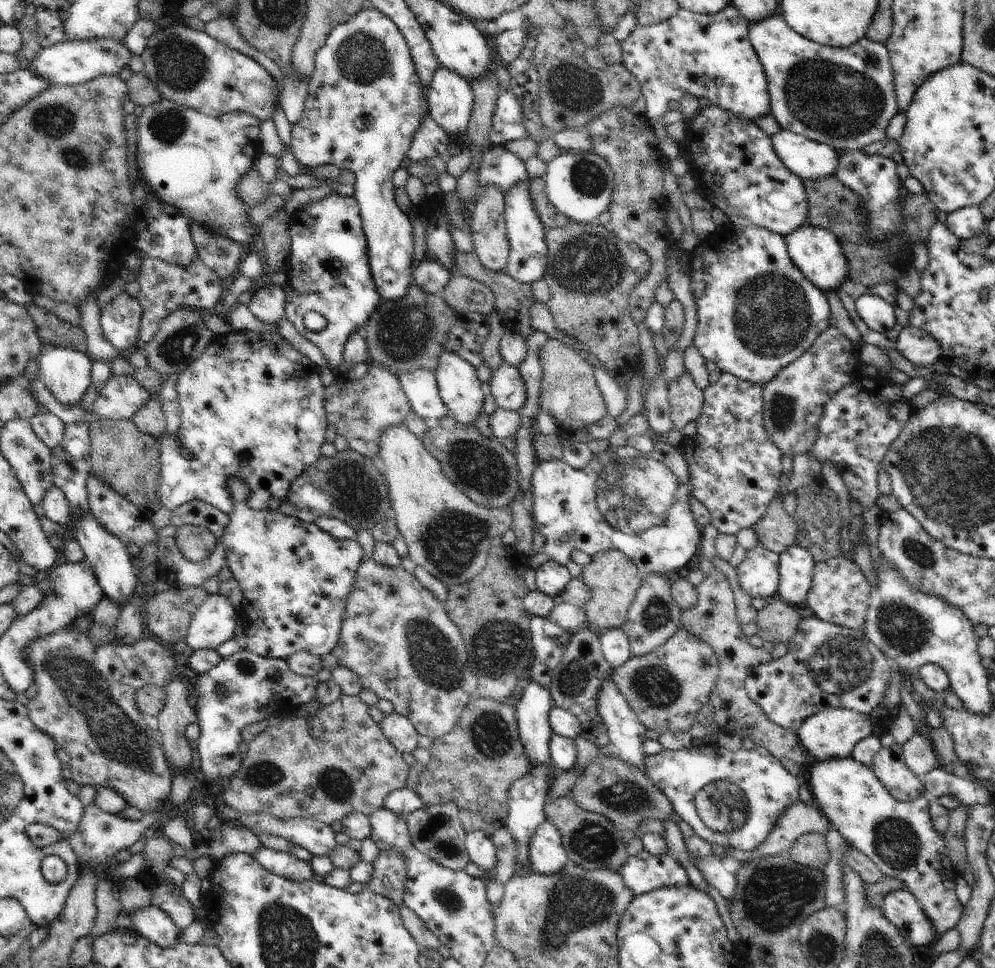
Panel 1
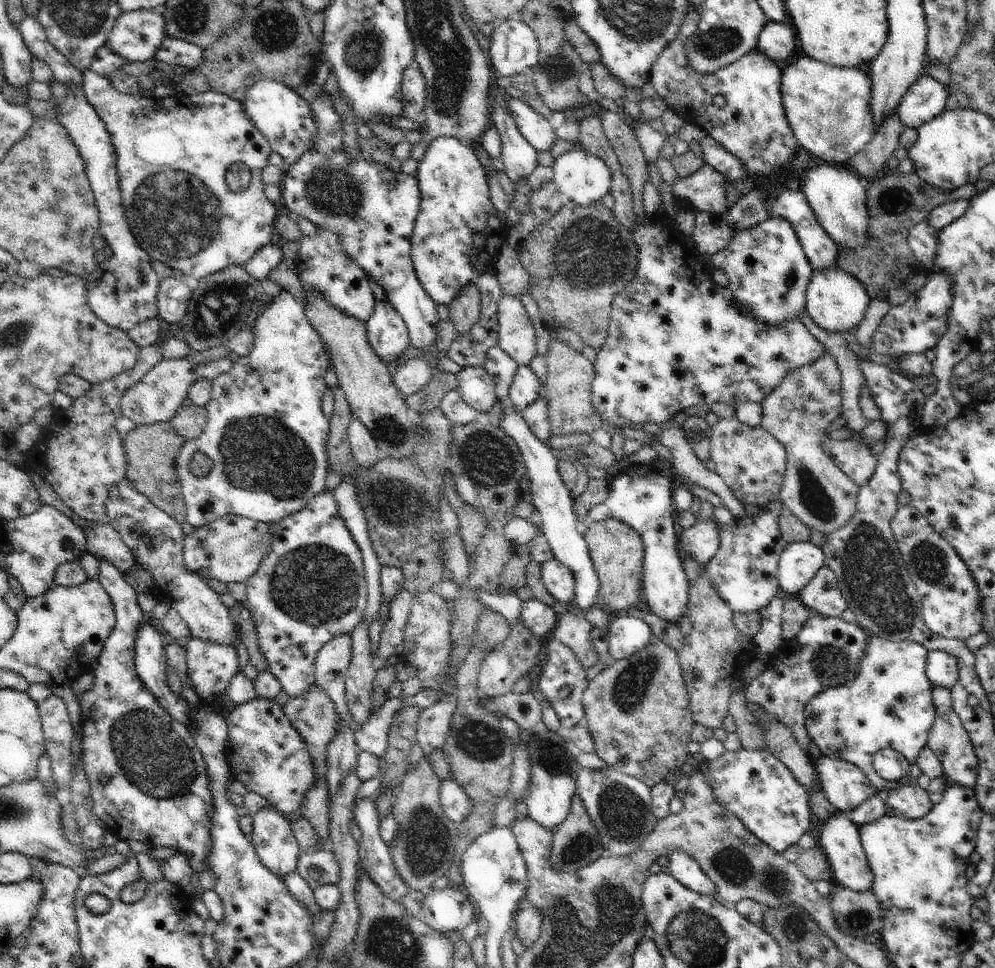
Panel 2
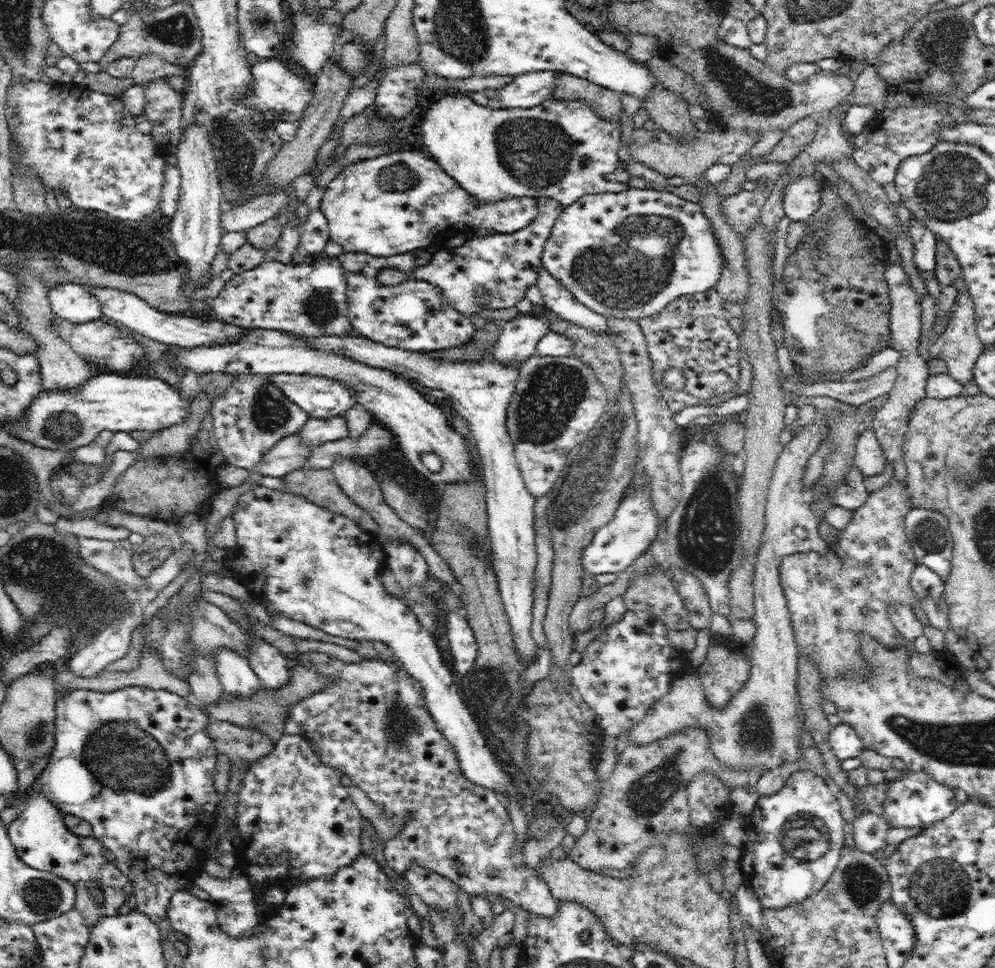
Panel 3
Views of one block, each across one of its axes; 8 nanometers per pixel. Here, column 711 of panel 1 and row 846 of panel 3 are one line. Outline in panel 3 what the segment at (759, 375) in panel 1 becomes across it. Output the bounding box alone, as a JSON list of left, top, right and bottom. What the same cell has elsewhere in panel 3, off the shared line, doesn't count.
[230,734,362,909]

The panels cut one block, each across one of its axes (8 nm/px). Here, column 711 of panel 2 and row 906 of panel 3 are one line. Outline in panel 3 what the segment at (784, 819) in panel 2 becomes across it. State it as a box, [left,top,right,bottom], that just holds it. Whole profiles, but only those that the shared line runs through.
[739,767,846,910]

